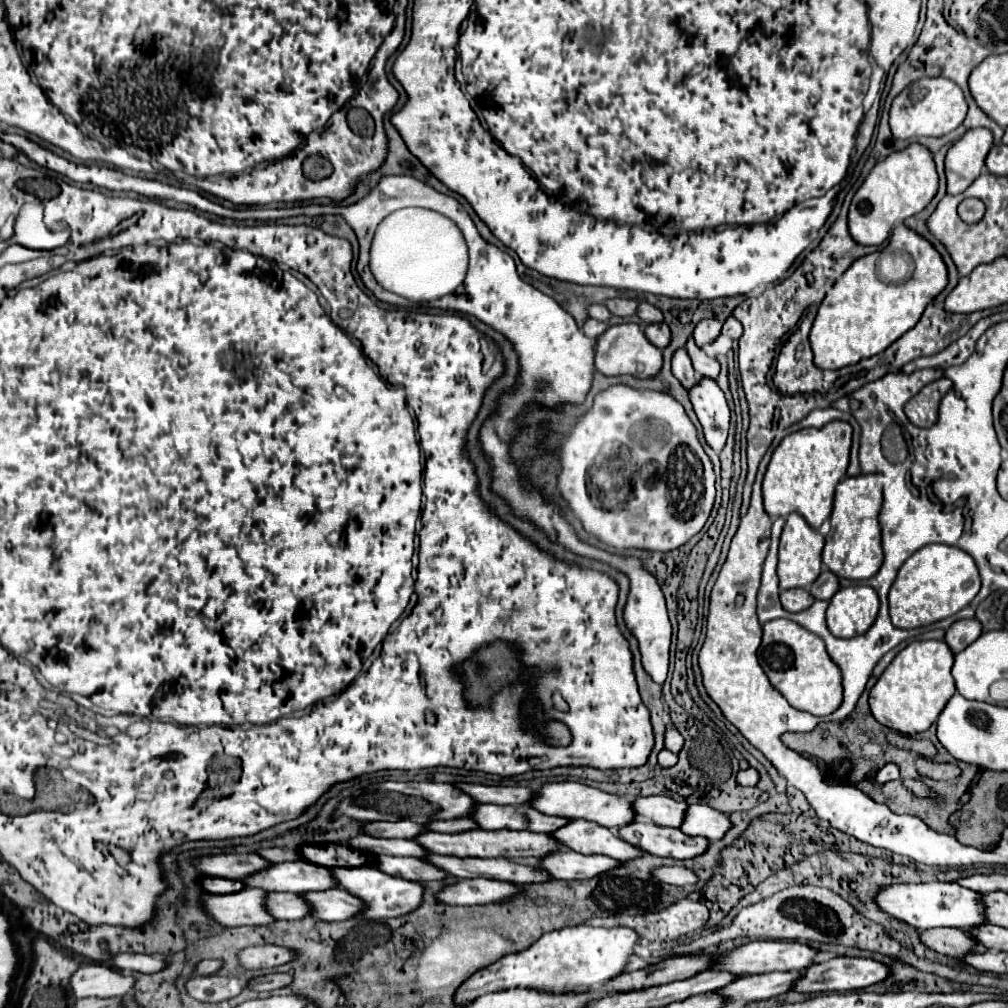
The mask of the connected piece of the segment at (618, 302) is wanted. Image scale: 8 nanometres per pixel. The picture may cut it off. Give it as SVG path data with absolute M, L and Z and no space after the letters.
M609 299L605 305L613 315L619 317L633 317L637 315L637 307L639 307L635 299Z

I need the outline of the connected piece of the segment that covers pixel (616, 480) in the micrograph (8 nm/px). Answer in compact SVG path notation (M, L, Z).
M615 385L609 387L607 391L599 393L595 397L595 403L591 407L591 411L578 421L573 429L573 433L564 441L561 447L561 463L563 463L563 471L559 475L559 489L561 495L569 501L571 511L581 519L583 527L597 535L601 541L605 541L607 545L613 545L617 549L629 549L629 547L637 547L637 549L651 549L651 551L671 551L681 547L683 543L687 543L695 533L701 531L701 527L705 525L711 509L713 509L713 501L715 501L715 473L713 473L713 465L709 461L709 457L705 455L699 439L697 439L697 429L691 423L691 419L687 417L685 409L667 393L655 393L655 391L639 391L639 389L631 389L627 385Z

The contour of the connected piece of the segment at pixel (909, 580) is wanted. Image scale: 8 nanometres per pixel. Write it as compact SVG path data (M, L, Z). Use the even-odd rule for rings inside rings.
M939 543L925 545L903 563L889 591L891 621L899 629L915 629L931 625L967 607L979 593L979 589L981 589L979 569L969 553L951 545Z

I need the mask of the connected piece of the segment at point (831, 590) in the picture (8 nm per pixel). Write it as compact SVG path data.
M823 569L821 575L817 577L817 581L811 587L813 597L815 599L825 599L825 601L829 601L837 591L839 591L839 577L833 575L829 569Z

